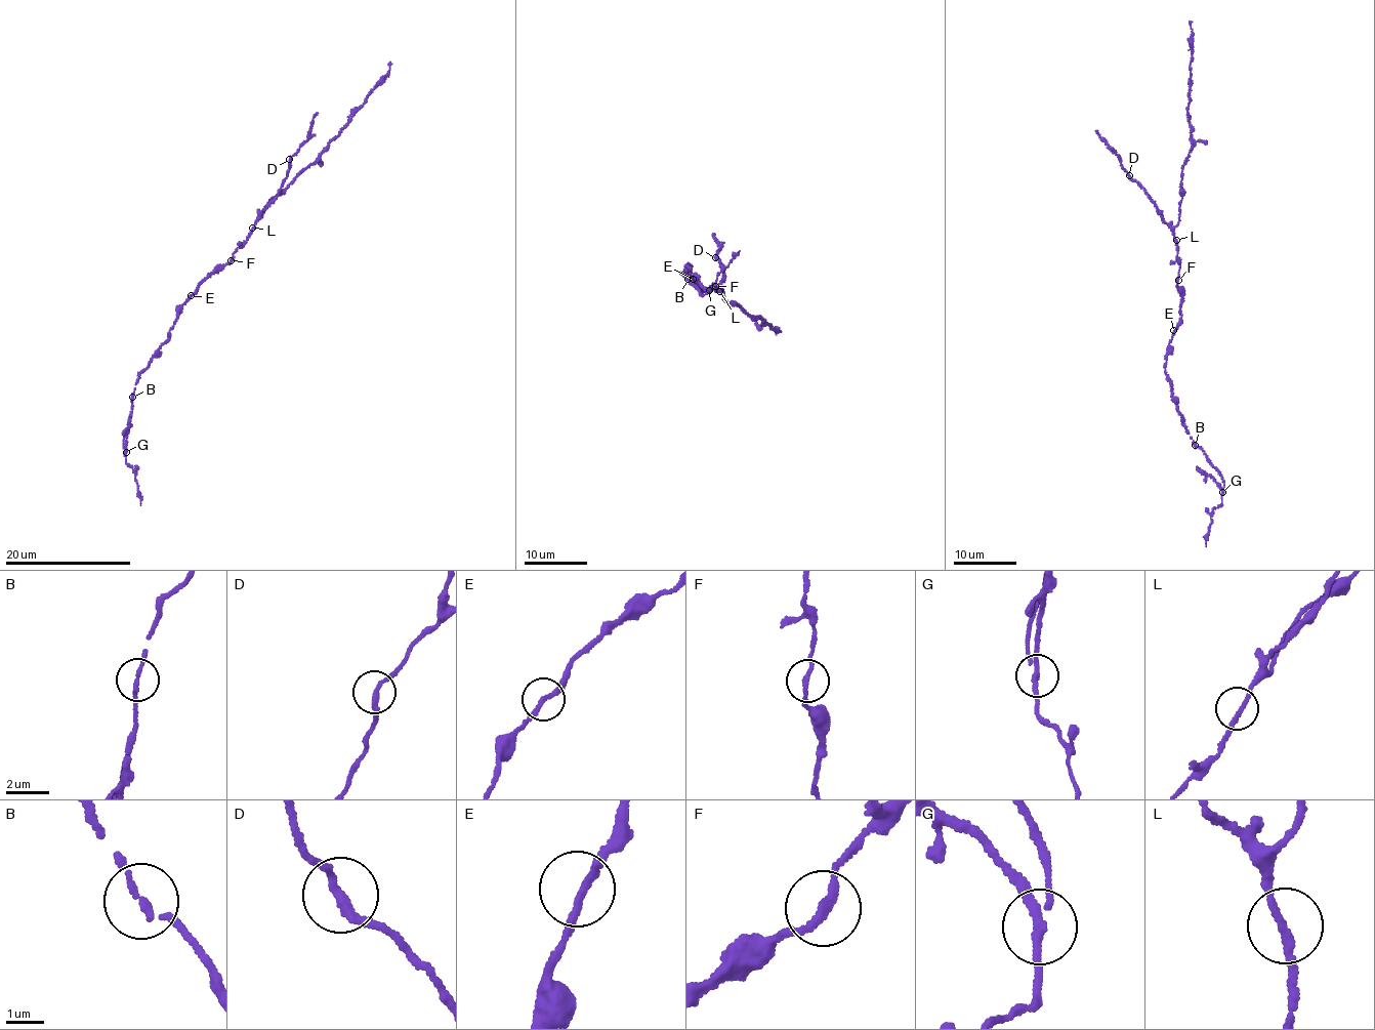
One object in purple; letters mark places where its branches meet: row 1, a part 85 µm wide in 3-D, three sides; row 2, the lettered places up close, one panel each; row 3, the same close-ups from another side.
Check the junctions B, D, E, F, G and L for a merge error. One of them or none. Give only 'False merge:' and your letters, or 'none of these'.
False merge: G

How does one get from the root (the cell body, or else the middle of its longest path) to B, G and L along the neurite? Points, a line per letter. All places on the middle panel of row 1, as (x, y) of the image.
B: (707, 290), (698, 289), (688, 269), (689, 263), (682, 274), (689, 278)
G: (707, 290), (698, 289), (688, 269), (689, 263), (682, 274), (701, 294), (709, 289)
L: (707, 290), (713, 285), (715, 291), (719, 291)

